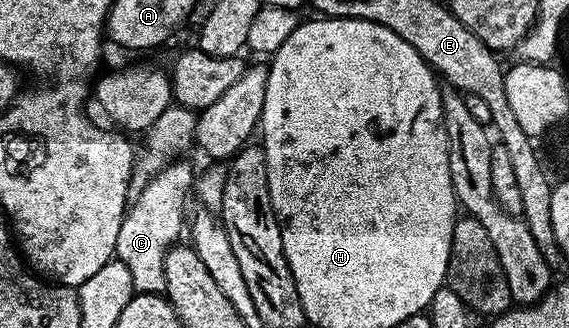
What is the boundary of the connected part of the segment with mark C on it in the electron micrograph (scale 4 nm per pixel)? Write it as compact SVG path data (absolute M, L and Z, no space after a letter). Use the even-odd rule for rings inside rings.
M179 158L164 167L150 180L137 199L135 199L126 211L121 222L119 237L116 238L115 257L124 262L131 271L135 293L163 293L166 289L164 282L164 258L167 250L172 248L181 239L181 232L186 226L186 214L183 210L186 206L186 190L191 191L196 181L196 172L193 172L191 164L186 158Z

